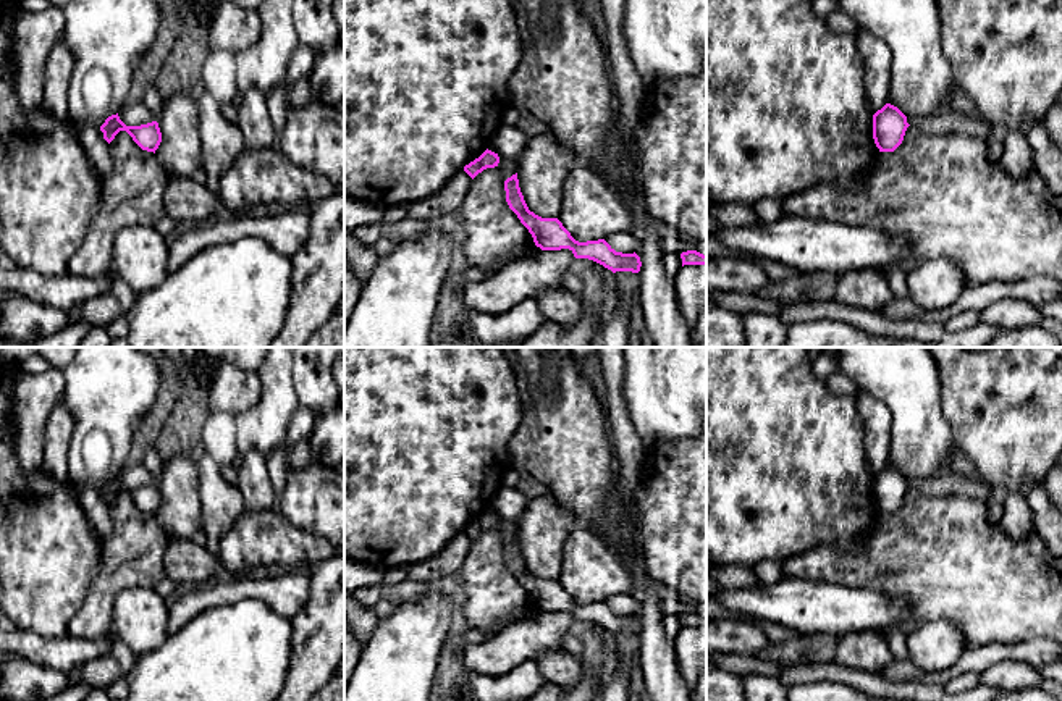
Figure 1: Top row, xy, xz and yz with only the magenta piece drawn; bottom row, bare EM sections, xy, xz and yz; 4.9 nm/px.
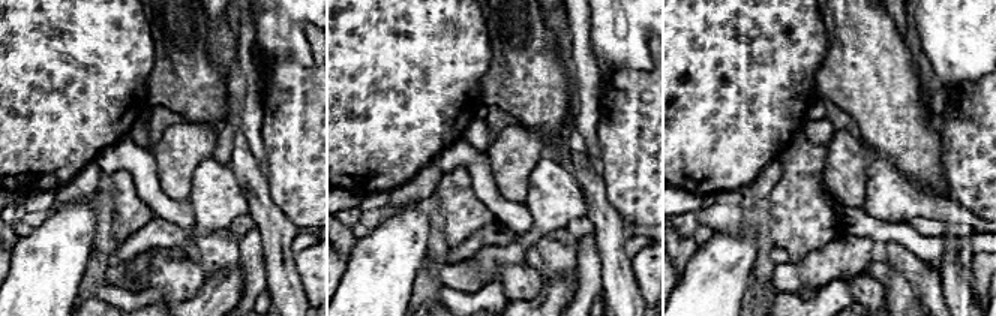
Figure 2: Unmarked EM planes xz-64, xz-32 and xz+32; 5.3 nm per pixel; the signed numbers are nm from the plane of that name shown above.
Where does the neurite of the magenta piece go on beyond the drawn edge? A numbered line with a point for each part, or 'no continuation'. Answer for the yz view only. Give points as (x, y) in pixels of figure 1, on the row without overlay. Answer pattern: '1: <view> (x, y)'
no continuation

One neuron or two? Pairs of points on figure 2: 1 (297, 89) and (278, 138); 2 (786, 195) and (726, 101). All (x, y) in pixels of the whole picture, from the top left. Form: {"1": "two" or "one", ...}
{"1": "one", "2": "two"}

